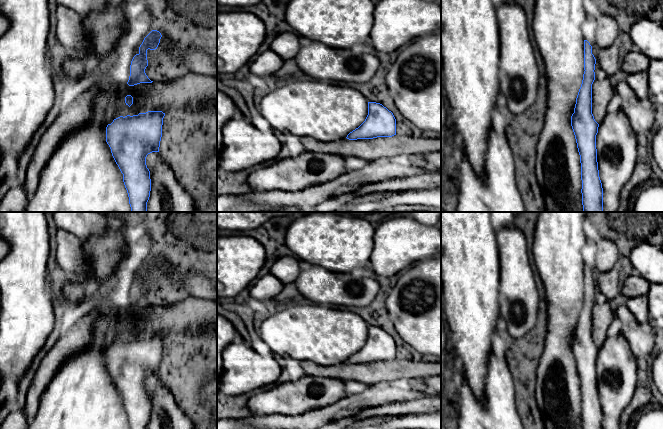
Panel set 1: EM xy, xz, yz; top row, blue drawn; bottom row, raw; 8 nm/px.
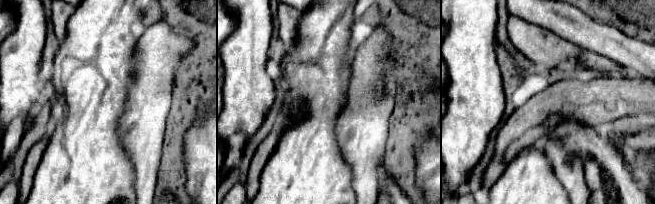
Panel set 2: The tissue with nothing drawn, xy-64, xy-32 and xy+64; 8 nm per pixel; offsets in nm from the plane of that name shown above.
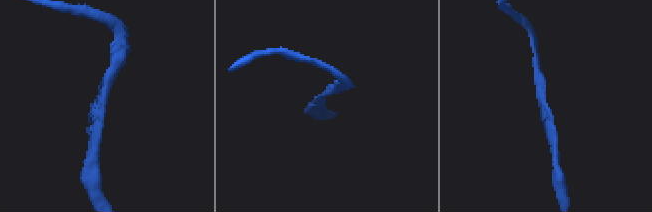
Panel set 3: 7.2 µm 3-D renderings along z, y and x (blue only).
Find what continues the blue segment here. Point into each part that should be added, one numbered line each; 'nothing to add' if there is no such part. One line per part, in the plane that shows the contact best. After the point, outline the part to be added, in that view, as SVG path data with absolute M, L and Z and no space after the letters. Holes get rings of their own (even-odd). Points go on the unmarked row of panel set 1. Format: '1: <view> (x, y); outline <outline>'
nothing to add

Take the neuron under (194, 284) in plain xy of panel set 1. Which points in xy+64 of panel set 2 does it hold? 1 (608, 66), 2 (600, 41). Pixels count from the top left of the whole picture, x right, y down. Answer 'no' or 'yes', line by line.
1: no
2: yes

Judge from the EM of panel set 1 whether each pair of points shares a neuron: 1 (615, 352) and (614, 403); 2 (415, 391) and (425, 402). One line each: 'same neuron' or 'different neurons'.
1: same neuron
2: different neurons

